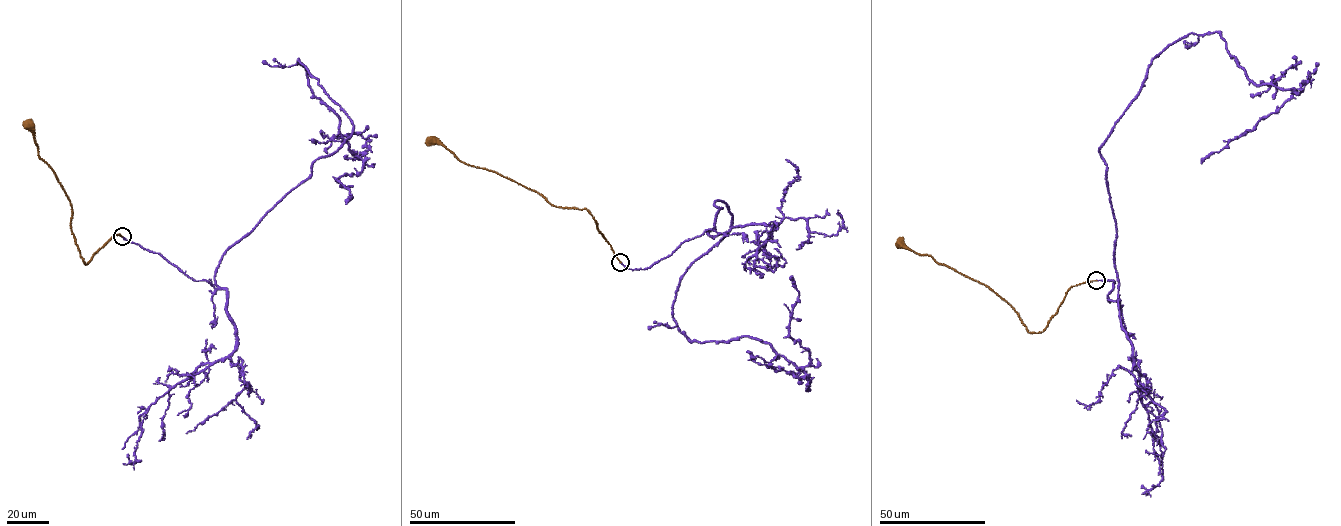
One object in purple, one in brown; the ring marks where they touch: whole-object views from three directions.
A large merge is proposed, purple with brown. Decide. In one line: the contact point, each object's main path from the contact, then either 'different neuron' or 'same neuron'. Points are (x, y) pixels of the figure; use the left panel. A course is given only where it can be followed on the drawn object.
(122, 236) | purple via (122, 236), (218, 288), (224, 253), (352, 132), (299, 59), (362, 160), (338, 179), (345, 203) | brown via (122, 236), (114, 235), (85, 264), (83, 262), (71, 228), (70, 201), (53, 172), (39, 158), (28, 125) | same neuron

